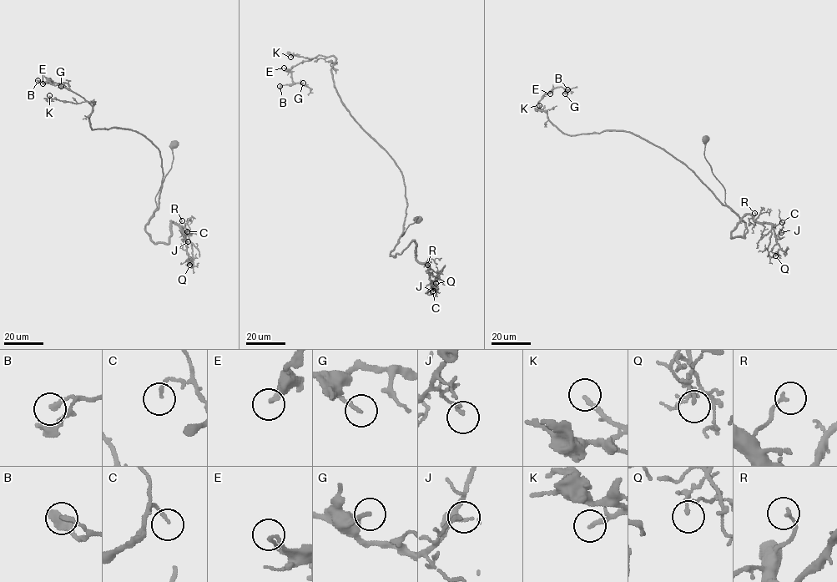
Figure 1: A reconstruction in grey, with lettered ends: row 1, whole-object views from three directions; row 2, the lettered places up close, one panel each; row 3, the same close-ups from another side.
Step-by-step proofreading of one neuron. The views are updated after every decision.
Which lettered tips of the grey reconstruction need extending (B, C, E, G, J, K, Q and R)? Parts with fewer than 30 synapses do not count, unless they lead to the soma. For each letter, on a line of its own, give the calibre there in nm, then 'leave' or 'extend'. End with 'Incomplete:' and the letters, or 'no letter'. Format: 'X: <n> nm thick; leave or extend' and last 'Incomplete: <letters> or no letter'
B: 200 nm thick; leave
C: 110 nm thick; leave
E: 170 nm thick; leave
G: 140 nm thick; leave
J: 130 nm thick; leave
K: 200 nm thick; extend
Q: 80 nm thick; leave
R: 130 nm thick; leave
Incomplete: K

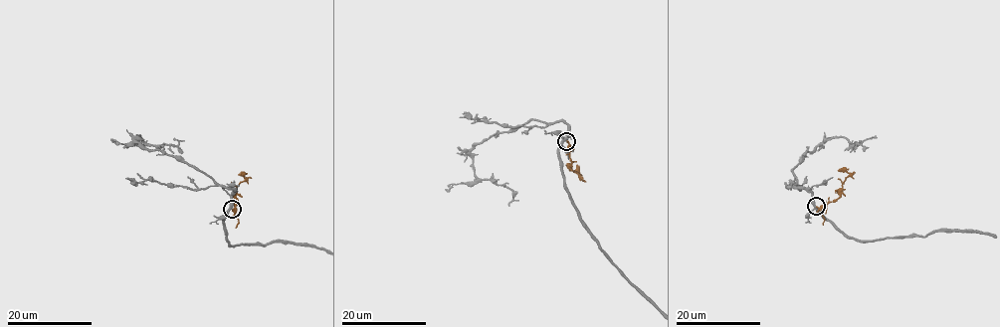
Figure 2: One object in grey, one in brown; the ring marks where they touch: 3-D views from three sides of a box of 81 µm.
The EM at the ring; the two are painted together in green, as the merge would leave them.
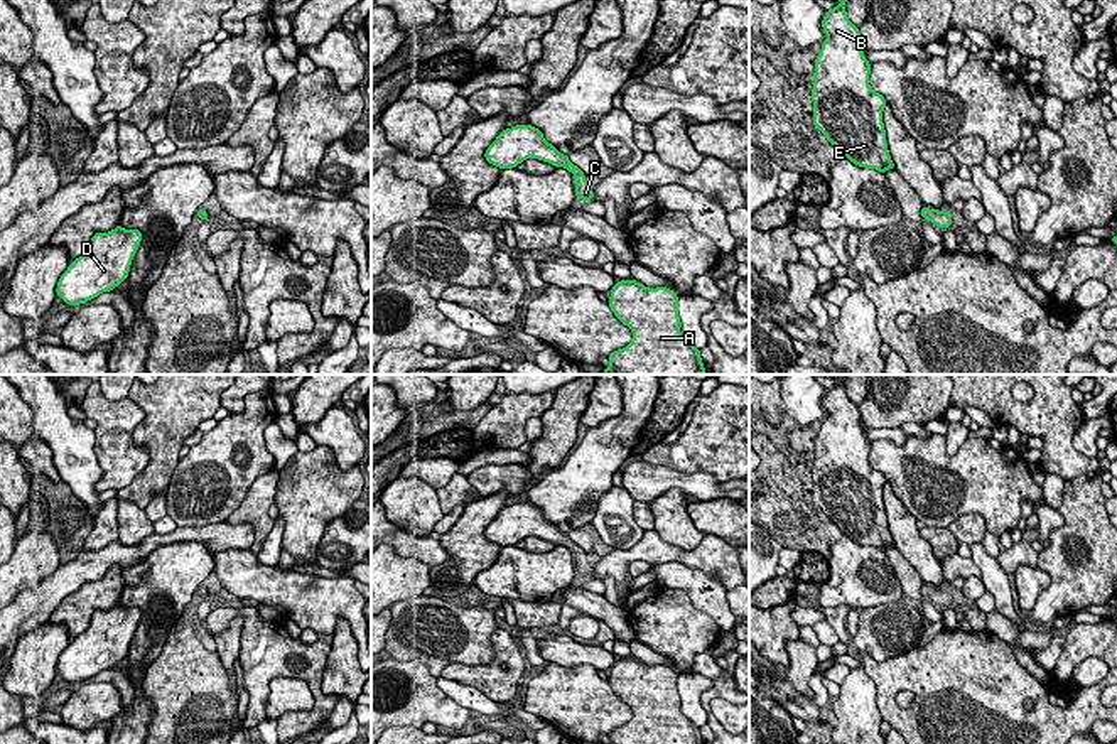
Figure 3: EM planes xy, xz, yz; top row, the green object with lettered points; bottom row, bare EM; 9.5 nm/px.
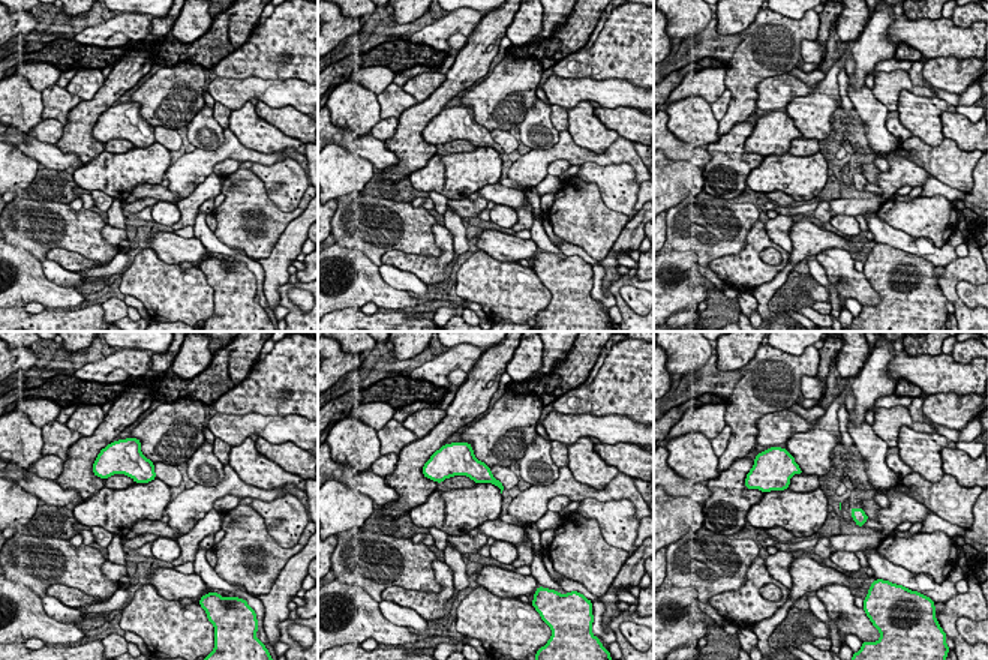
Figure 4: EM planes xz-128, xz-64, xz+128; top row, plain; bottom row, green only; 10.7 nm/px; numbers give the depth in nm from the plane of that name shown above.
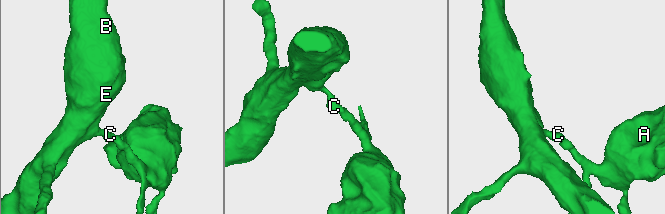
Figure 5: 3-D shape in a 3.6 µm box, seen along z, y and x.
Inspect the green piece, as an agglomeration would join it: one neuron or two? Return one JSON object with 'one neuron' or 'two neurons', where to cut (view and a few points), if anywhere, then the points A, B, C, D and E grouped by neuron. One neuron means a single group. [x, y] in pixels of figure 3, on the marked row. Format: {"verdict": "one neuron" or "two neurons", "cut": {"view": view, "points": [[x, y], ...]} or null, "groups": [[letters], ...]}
{"verdict": "one neuron", "cut": null, "groups": [["A", "B", "C", "D", "E"]]}

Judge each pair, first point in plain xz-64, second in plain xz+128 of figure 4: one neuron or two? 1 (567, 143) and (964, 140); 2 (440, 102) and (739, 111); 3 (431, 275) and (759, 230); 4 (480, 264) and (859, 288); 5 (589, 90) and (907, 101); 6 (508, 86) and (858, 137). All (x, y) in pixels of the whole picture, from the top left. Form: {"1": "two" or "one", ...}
{"1": "two", "2": "two", "3": "one", "4": "one", "5": "two", "6": "two"}

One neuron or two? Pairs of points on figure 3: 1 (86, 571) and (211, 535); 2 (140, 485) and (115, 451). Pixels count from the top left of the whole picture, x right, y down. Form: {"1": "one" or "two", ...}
{"1": "one", "2": "two"}

